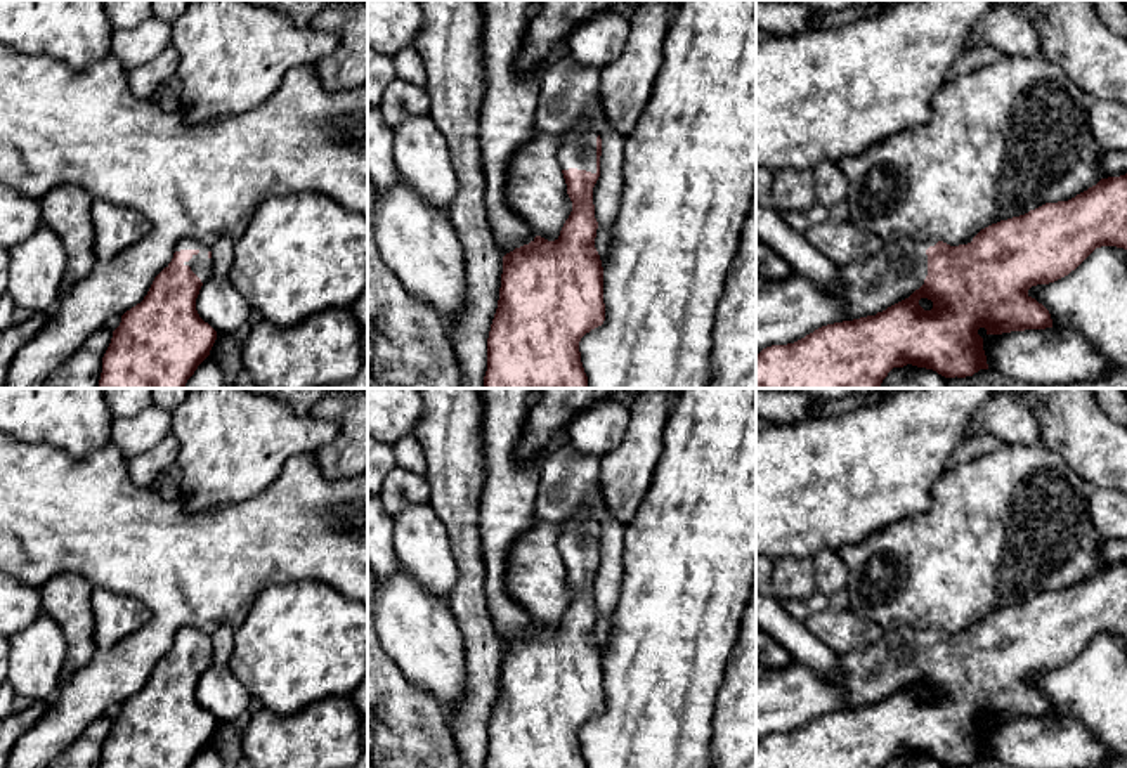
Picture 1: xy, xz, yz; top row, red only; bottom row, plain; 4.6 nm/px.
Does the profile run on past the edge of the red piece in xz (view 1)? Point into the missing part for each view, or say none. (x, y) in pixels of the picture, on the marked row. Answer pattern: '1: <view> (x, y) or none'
1: xz (578, 149)

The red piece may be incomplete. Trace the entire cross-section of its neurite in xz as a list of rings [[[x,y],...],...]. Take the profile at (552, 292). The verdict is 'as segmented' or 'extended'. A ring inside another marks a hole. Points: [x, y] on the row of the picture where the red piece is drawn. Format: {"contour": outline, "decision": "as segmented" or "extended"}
{"contour": [[[593,120],[562,133],[558,161],[572,212],[555,241],[536,236],[503,257],[484,388],[590,388],[579,342],[605,321],[593,205],[600,156]]], "decision": "extended"}

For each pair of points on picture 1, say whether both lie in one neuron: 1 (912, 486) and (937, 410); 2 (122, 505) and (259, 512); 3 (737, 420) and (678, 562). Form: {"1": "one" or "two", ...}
{"1": "one", "2": "one", "3": "one"}

